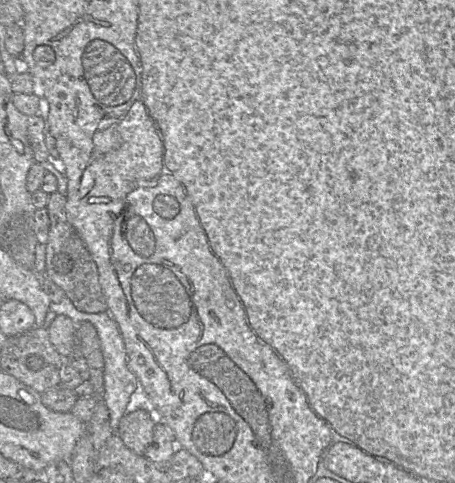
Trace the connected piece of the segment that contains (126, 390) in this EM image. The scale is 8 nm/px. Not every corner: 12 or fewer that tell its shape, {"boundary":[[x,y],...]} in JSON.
{"boundary":[[66,296],[49,310],[95,326],[105,362],[104,401],[116,433],[138,379],[108,311],[78,310]]}

